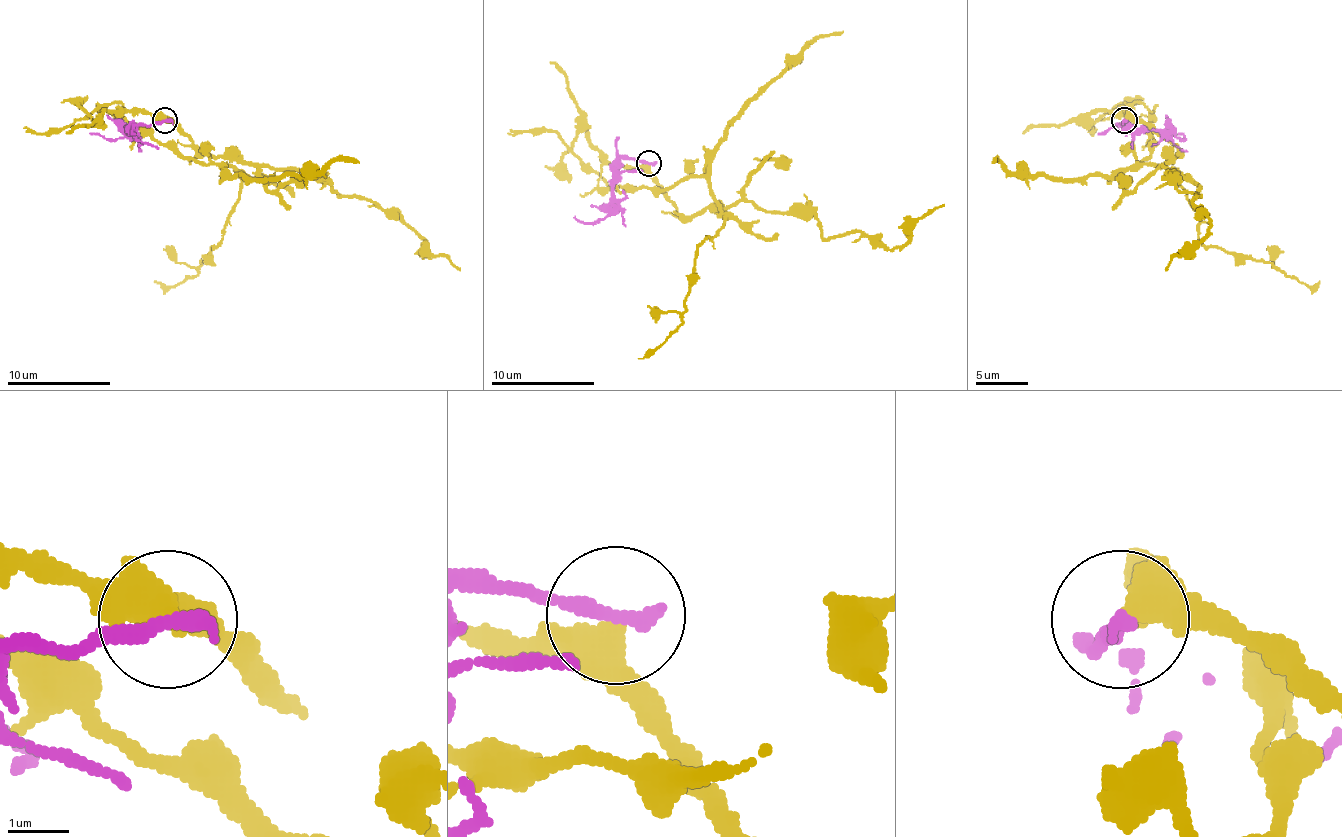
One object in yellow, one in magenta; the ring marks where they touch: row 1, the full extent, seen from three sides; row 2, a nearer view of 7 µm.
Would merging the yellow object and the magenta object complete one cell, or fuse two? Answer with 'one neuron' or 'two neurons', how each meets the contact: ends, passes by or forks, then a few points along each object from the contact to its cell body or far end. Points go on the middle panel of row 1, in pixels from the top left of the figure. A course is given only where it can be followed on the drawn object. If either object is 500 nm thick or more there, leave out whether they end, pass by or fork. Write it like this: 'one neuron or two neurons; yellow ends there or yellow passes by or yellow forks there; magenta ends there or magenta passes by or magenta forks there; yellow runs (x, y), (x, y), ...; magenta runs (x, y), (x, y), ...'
two neurons; yellow forks there; magenta ends there; yellow runs (649, 165), (683, 217), (753, 201), (768, 211), (810, 211), (825, 237), (859, 232), (890, 250), (944, 204); magenta runs (649, 162), (621, 162), (613, 188), (613, 209), (603, 219), (587, 222), (574, 217)

